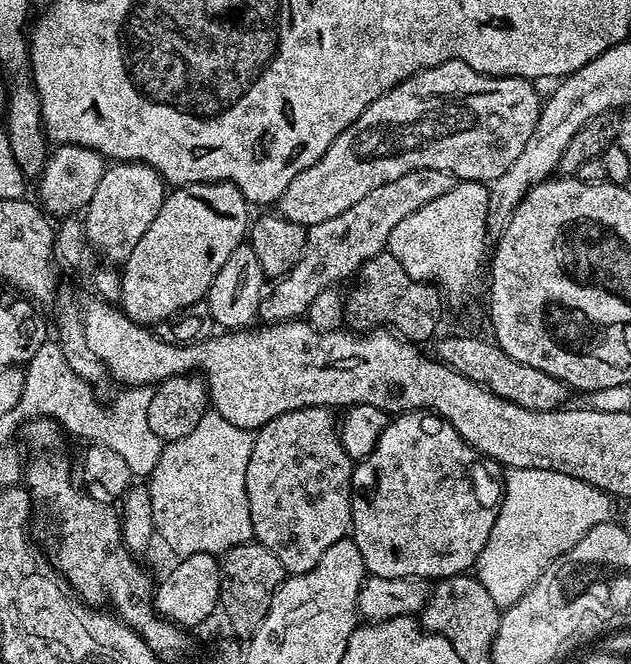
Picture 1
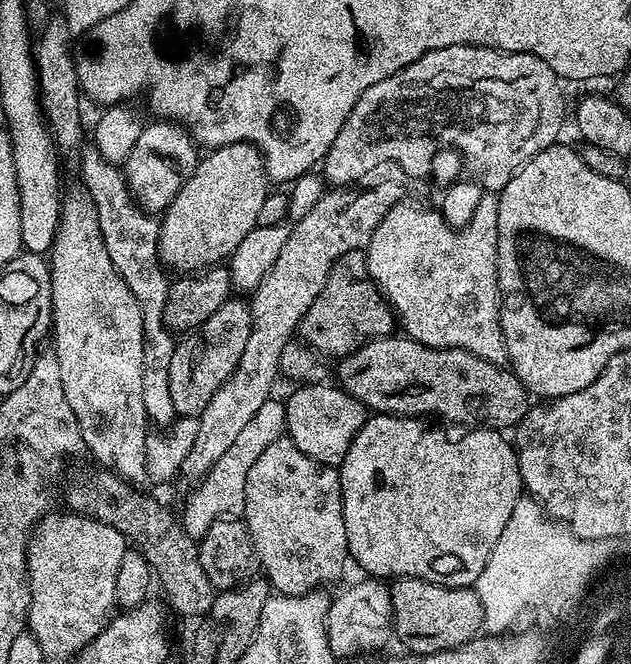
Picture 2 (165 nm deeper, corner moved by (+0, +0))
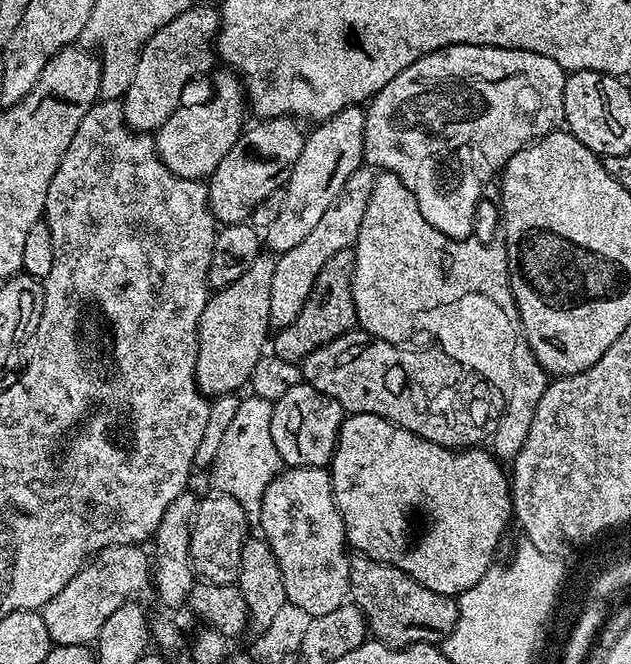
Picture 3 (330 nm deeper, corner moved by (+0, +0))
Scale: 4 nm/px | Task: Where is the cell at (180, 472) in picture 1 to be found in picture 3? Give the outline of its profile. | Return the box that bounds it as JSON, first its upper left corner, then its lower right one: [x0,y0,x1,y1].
[212,394,282,522]

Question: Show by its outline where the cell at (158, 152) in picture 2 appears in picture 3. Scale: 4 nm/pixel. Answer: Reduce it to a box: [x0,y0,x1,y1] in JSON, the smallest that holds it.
[154,75,246,180]

